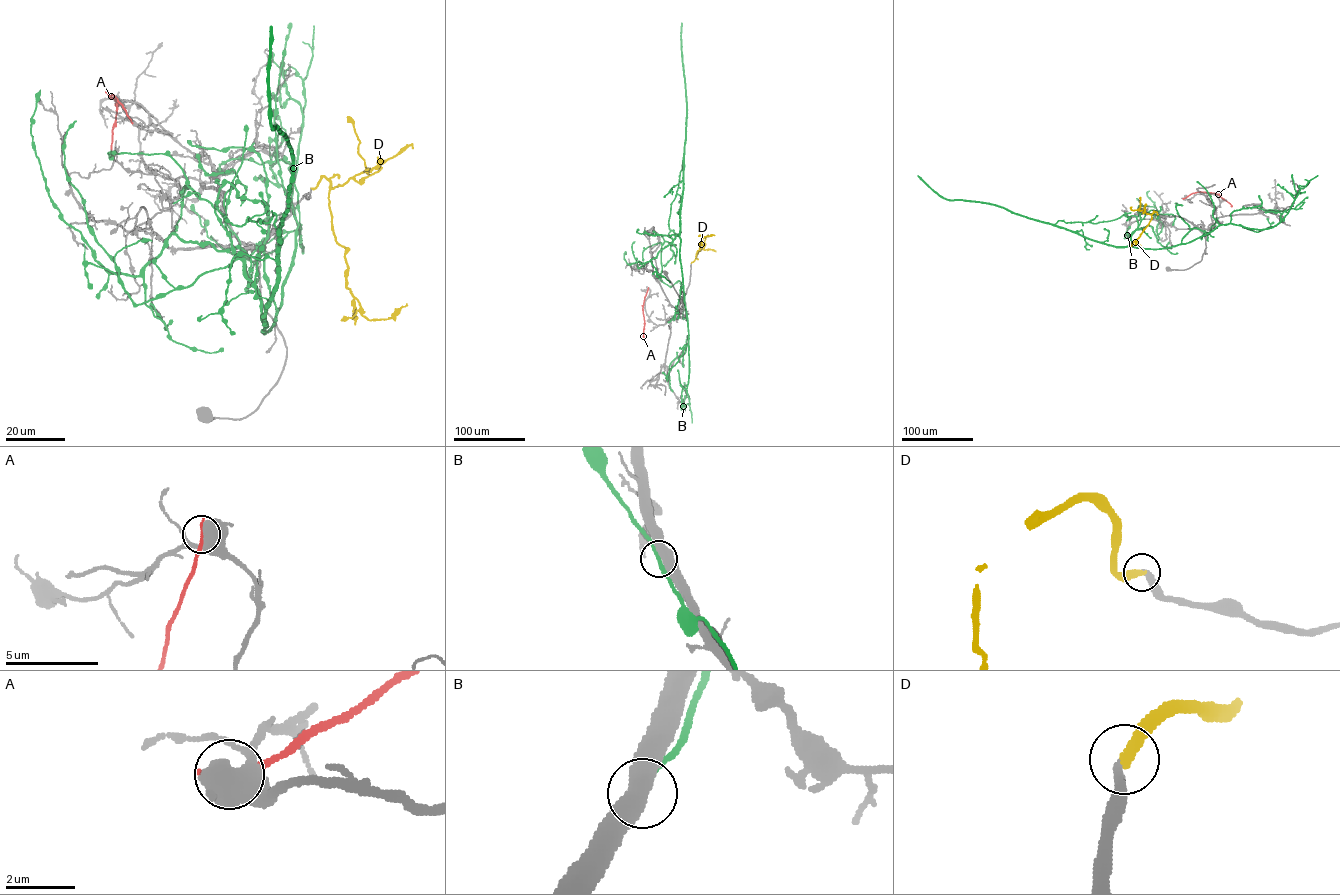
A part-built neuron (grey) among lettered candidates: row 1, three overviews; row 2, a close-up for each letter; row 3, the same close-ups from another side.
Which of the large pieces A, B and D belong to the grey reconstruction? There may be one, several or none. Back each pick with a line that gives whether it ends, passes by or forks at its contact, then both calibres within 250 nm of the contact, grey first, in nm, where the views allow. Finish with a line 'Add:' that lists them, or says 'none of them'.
D: It ends there. Thickness 280 nm (grey) against 320 nm
Add: D

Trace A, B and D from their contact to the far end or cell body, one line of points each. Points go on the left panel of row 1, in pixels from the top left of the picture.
A: (132, 123), (117, 99), (109, 95), (116, 103), (115, 124), (112, 130), (113, 155)
B: (226, 223), (243, 263), (264, 246), (276, 309), (267, 331), (292, 174), (288, 142), (270, 124), (271, 26)
D: (311, 188), (323, 176), (329, 182), (331, 228), (346, 249), (346, 286), (360, 312), (386, 319), (407, 303)

